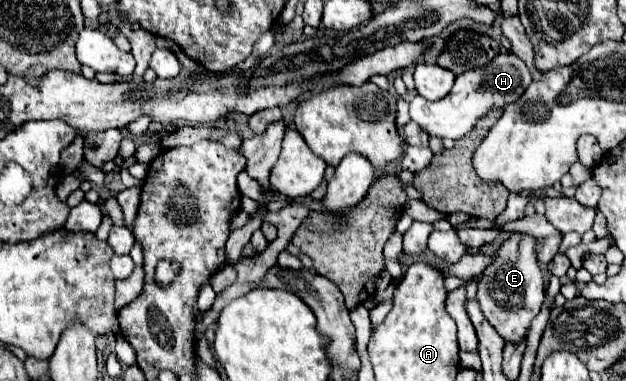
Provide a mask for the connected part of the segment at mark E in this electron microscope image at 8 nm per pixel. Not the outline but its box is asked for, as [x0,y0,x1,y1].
[477,232,545,342]

